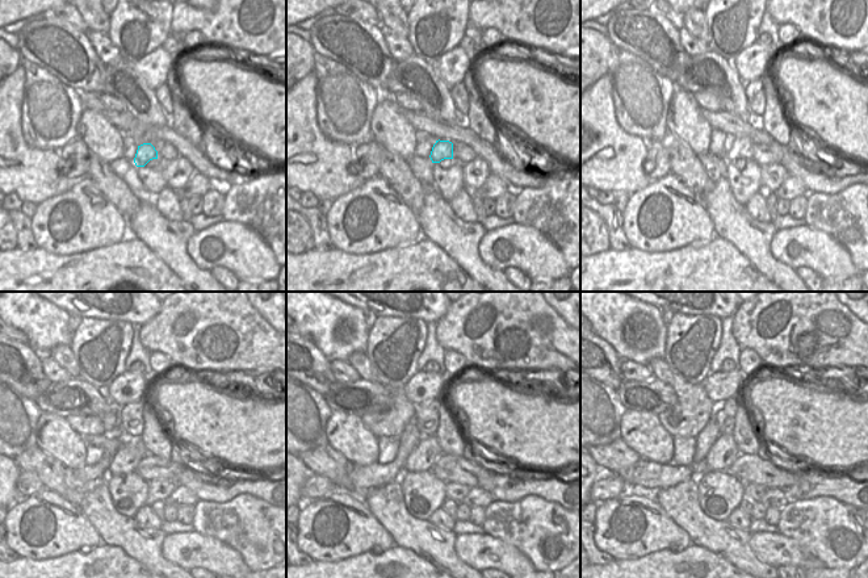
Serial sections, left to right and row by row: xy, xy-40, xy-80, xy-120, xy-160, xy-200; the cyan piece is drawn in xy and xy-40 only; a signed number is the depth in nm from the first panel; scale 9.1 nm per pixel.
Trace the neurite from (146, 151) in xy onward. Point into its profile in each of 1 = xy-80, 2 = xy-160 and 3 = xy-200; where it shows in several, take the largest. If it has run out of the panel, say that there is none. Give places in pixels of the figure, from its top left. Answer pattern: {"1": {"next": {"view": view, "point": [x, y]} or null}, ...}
{"1": {"next": {"view": "xy-80", "point": [739, 147]}}, "2": {"next": {"view": "xy-160", "point": [424, 455]}}, "3": {"next": {"view": "xy-200", "point": [722, 453]}}}

